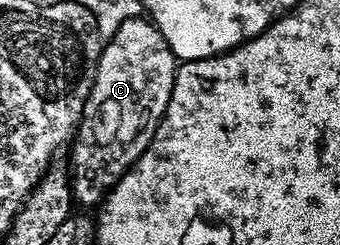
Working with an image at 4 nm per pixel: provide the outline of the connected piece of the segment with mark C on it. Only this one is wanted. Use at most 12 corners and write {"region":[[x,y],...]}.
{"region":[[144,16],[103,43],[72,197],[99,207],[164,119],[178,59]]}

